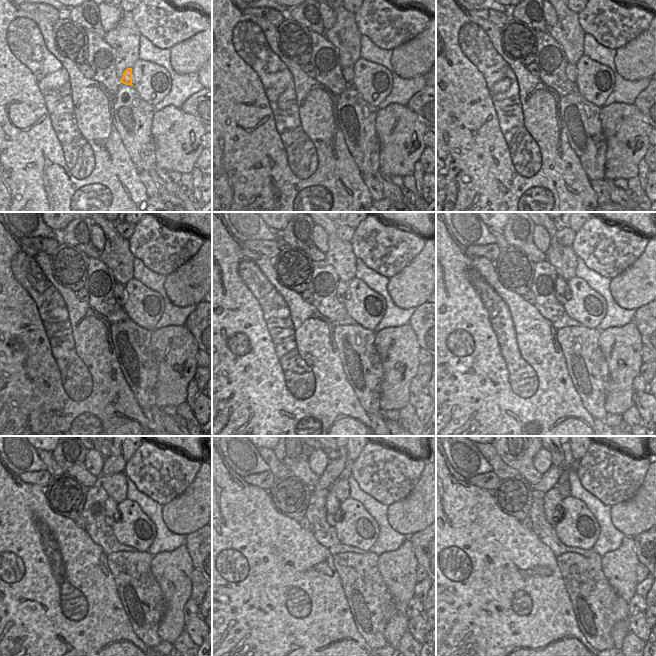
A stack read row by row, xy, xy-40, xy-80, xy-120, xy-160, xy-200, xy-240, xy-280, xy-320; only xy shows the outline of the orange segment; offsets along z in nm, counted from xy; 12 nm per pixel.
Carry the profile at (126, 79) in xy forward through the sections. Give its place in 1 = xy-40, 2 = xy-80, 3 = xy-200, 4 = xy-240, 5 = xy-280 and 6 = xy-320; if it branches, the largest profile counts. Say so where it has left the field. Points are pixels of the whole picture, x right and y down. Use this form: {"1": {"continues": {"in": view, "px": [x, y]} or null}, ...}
{"1": {"continues": {"in": "xy-40", "px": [347, 72]}}, "2": {"continues": {"in": "xy-80", "px": [570, 71]}}, "3": {"continues": {"in": "xy-200", "px": [562, 292]}}, "4": {"continues": {"in": "xy-240", "px": [112, 514]}}, "5": {"continues": {"in": "xy-280", "px": [332, 505]}}, "6": {"continues": {"in": "xy-320", "px": [552, 498]}}}

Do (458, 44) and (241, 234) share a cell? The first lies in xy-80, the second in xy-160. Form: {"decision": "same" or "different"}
{"decision": "different"}

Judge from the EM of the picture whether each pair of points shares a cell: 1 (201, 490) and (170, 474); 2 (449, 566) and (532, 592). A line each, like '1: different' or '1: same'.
1: different
2: same

